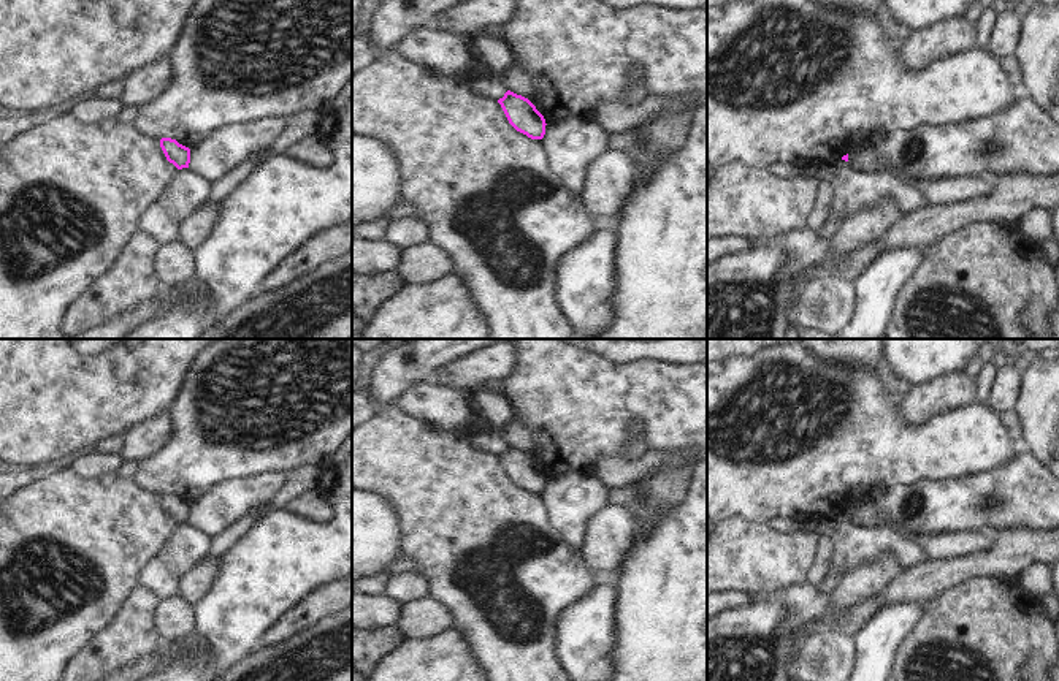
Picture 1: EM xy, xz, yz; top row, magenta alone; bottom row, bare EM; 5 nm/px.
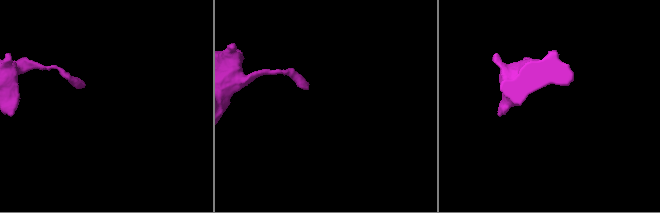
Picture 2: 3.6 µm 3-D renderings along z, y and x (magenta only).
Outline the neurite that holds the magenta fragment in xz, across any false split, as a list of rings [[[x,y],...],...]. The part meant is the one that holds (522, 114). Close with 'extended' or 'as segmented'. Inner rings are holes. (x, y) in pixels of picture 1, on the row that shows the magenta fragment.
[[[510,90],[498,100],[509,124],[531,139],[542,139],[545,135],[545,119],[536,106],[525,97]]]; as segmented

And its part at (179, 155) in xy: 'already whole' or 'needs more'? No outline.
already whole

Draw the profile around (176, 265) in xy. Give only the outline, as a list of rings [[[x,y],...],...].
[[[181,239],[165,244],[159,252],[157,271],[165,291],[174,291],[193,283],[198,279],[197,250]]]

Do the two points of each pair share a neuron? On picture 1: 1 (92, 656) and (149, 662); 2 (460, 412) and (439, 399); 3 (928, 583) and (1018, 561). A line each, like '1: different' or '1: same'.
1: different
2: same
3: same

